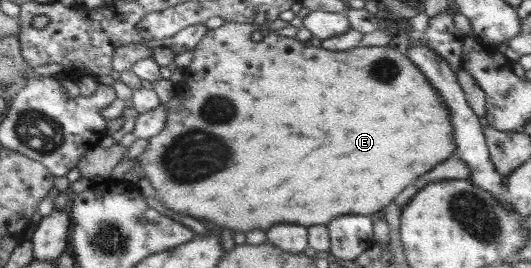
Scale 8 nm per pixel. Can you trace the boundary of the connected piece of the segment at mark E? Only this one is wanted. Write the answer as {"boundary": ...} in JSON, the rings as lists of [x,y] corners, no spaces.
{"boundary":[[[226,22],[218,28],[208,29],[206,35],[193,48],[193,61],[182,69],[184,80],[176,85],[176,96],[164,103],[164,108],[166,108],[164,129],[150,138],[146,149],[137,158],[144,178],[154,188],[154,196],[168,210],[173,210],[178,214],[190,214],[196,220],[212,222],[216,226],[238,230],[238,232],[268,230],[272,226],[270,222],[294,222],[300,226],[326,225],[340,214],[354,213],[370,217],[394,201],[394,198],[410,182],[414,182],[419,176],[430,172],[436,164],[454,155],[456,142],[452,138],[453,126],[450,123],[450,110],[444,108],[442,96],[438,96],[430,80],[410,62],[401,48],[358,46],[350,48],[349,51],[332,52],[302,42],[296,37],[282,36],[276,31],[270,31],[262,40],[254,42],[251,39],[252,33],[259,29],[258,24],[246,24],[246,22]]]}

